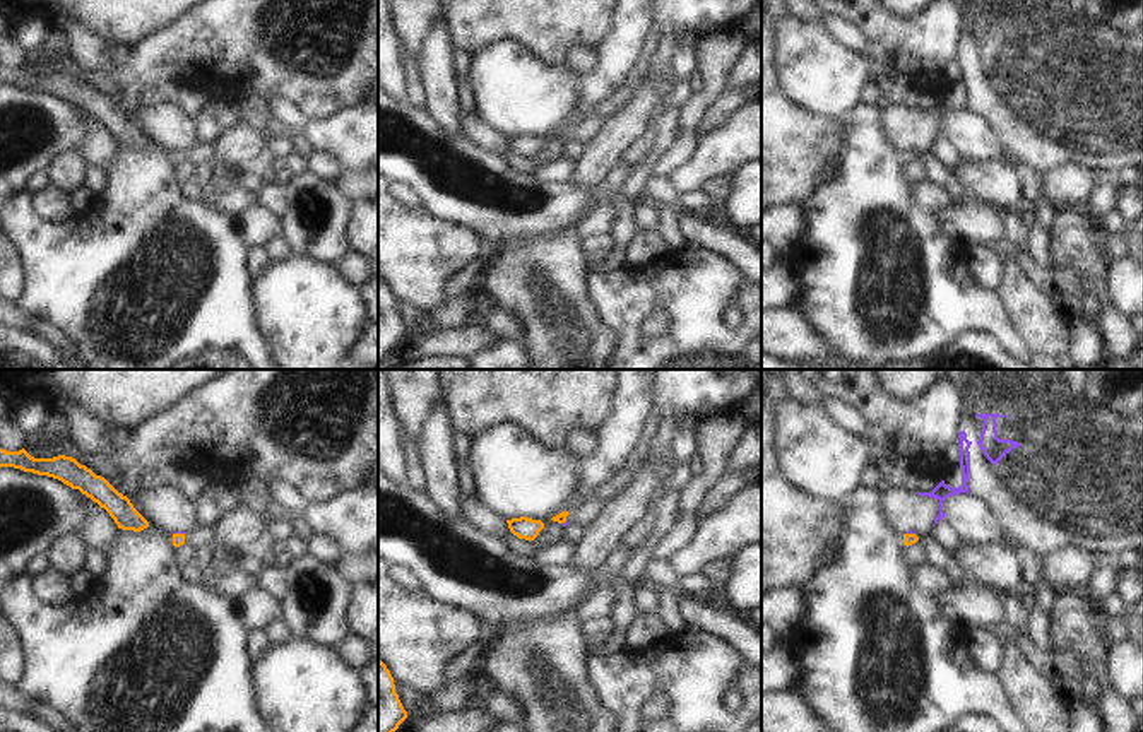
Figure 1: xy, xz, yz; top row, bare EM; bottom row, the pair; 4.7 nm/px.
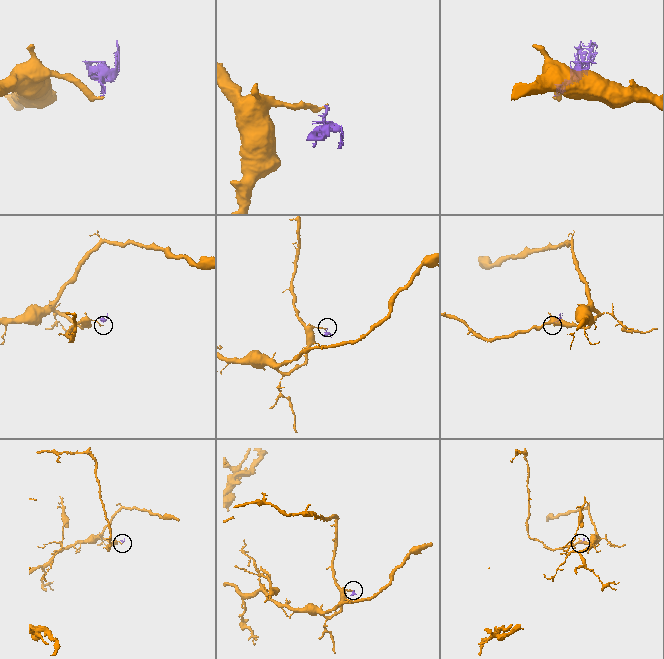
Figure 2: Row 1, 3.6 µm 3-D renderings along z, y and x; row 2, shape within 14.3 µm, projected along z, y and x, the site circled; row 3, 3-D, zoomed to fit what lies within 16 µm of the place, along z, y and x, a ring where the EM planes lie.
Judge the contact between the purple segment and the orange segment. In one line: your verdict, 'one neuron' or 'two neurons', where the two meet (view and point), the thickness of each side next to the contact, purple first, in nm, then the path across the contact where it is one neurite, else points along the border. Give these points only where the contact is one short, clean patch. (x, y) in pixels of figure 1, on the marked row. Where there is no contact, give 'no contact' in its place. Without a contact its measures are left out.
two neurons | xy (180, 532) | 20/60 nm | along xy (175, 532), (183, 534)

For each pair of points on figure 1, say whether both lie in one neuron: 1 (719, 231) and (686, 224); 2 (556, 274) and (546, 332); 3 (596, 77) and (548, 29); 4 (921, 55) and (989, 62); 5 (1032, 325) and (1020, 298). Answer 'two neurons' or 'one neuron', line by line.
1: one neuron
2: one neuron
3: two neurons
4: two neurons
5: one neuron

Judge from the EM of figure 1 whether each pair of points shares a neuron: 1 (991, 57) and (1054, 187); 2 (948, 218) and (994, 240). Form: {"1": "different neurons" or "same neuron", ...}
{"1": "different neurons", "2": "same neuron"}

